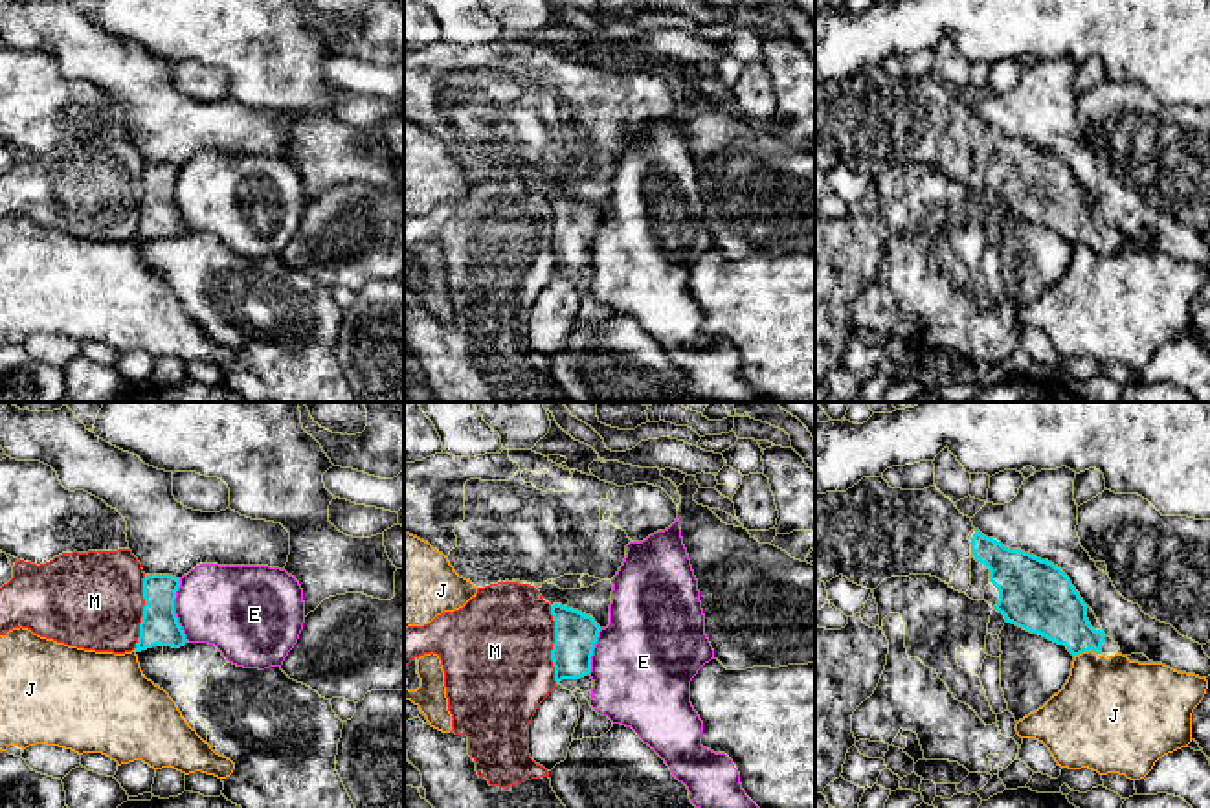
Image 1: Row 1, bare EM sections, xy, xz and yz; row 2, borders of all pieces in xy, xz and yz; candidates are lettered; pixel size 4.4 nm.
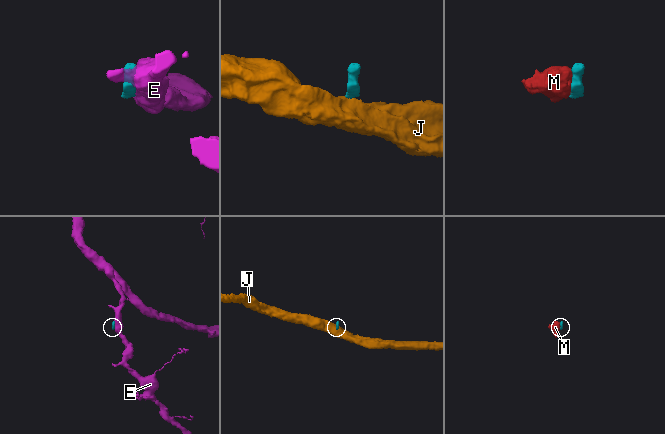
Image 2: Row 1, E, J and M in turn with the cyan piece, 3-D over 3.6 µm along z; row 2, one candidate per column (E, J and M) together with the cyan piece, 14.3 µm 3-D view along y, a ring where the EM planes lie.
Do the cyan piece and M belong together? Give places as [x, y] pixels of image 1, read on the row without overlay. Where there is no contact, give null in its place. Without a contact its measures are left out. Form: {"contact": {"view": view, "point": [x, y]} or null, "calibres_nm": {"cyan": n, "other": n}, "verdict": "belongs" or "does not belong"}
{"contact": {"view": "xz", "point": [553, 234]}, "calibres_nm": {"cyan": 190, "other": 480}, "verdict": "does not belong"}

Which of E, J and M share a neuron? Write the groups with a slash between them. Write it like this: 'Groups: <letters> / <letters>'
Groups: E / J / M

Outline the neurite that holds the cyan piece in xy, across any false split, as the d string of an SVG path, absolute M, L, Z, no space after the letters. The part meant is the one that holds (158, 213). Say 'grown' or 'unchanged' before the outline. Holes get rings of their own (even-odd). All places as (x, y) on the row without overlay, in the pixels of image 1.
unchanged; M145 163L143 167L143 206L136 241L160 235L180 237L187 231L174 202L174 187L180 167L173 163Z

